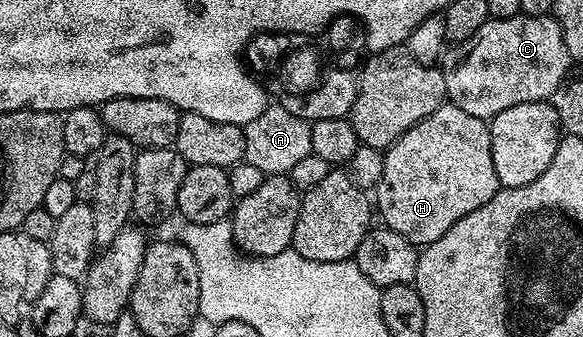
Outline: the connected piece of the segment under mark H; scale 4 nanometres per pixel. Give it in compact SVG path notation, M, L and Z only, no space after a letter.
M445 101L430 117L418 121L402 137L398 137L391 147L384 151L382 177L374 188L374 207L382 218L383 226L394 233L406 237L414 245L427 245L438 241L454 221L474 213L494 193L501 188L498 173L494 173L494 153L492 152L492 129L485 120L466 113Z

